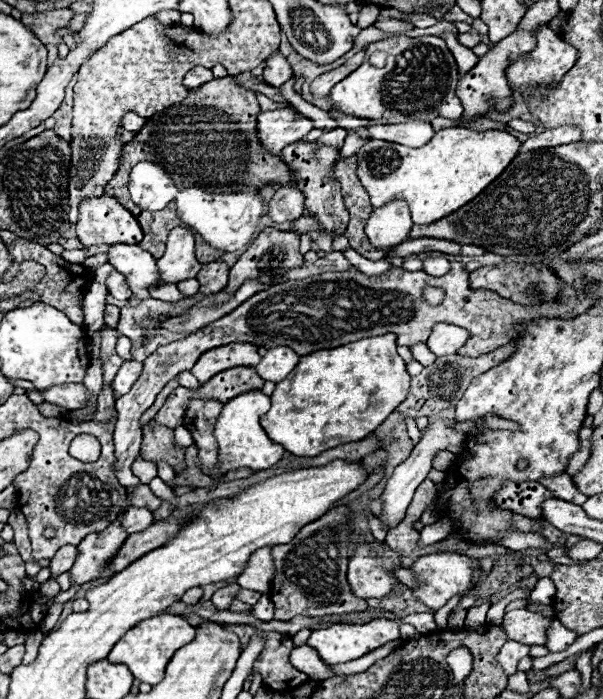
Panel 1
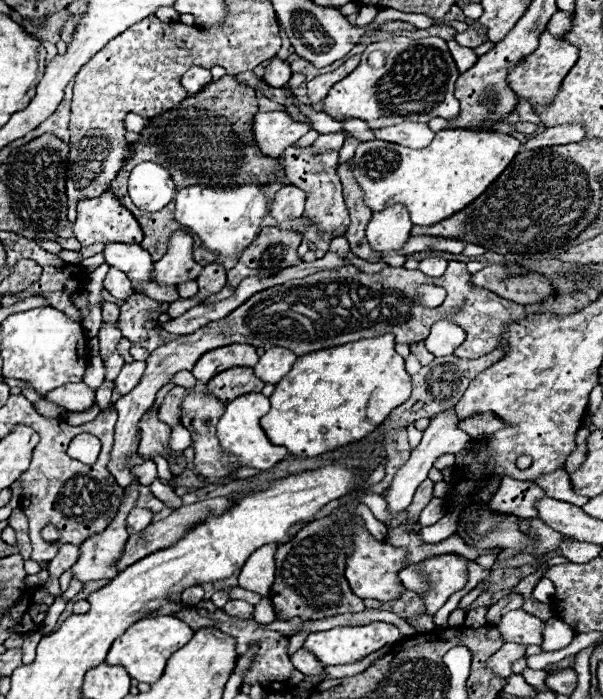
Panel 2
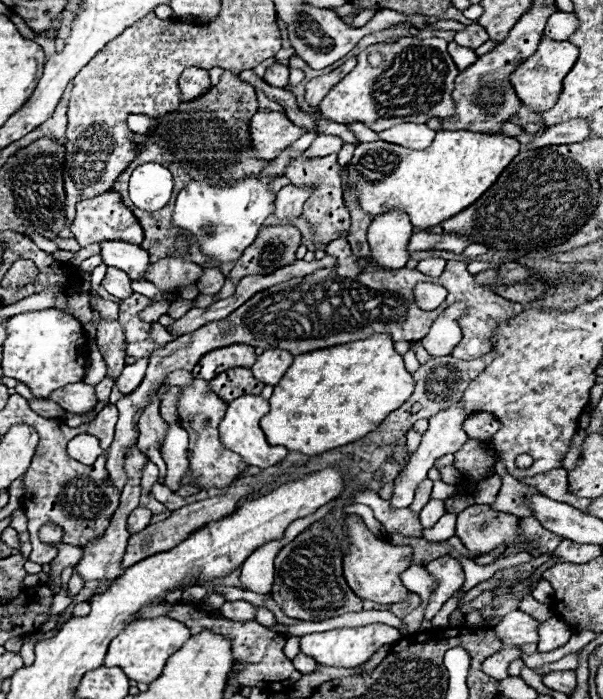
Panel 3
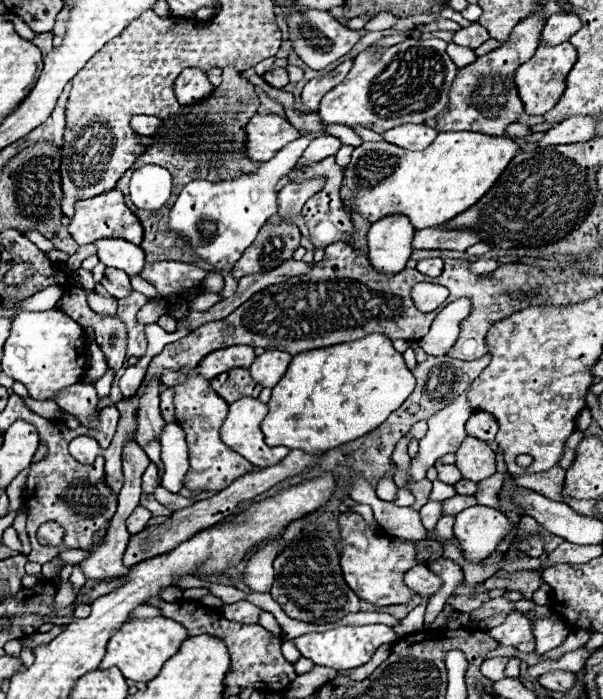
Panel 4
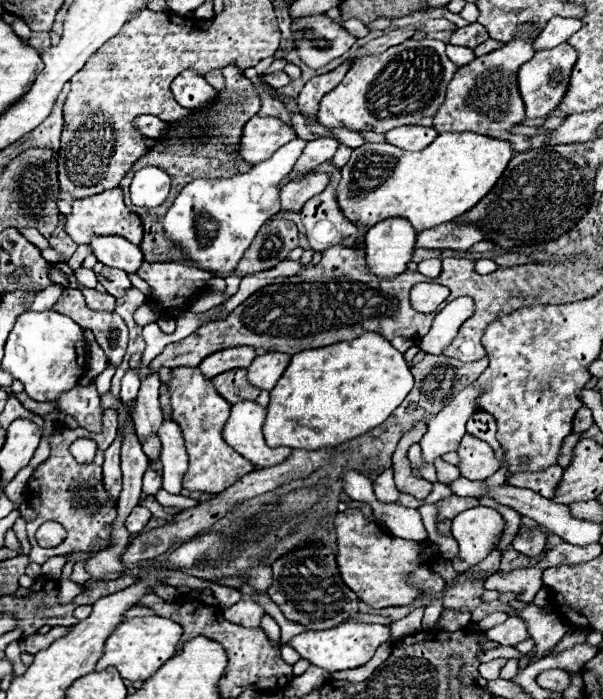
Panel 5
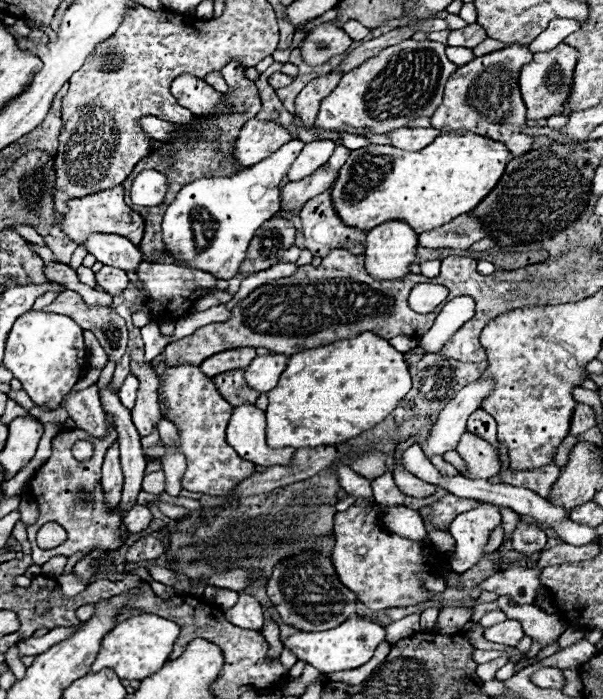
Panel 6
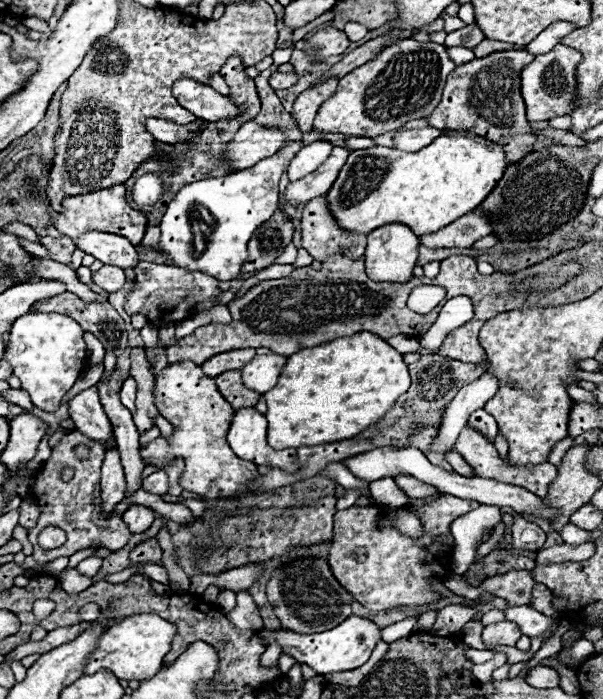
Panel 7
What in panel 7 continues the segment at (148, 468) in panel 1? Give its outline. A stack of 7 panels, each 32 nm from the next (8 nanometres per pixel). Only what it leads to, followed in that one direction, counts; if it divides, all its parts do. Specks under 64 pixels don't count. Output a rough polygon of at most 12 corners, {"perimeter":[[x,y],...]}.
{"perimeter":[[164,470],[142,480],[142,488],[152,494],[166,494],[170,484]]}

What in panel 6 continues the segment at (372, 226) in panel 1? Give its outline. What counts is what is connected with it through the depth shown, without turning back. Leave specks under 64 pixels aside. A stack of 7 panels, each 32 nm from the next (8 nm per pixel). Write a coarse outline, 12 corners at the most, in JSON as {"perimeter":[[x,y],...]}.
{"perimeter":[[400,220],[368,232],[366,272],[410,274],[418,236]]}

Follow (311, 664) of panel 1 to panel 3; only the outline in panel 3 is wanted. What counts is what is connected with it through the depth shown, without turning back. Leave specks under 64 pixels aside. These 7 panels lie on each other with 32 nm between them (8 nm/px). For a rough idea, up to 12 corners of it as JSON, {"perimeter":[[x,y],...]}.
{"perimeter":[[298,654],[294,668],[300,674],[310,674],[316,664],[310,656]]}

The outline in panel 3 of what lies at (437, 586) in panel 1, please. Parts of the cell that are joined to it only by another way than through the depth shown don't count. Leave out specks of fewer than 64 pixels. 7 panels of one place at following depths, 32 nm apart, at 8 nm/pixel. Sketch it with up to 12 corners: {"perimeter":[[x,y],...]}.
{"perimeter":[[450,556],[424,564],[438,578],[430,594],[426,620],[462,588],[464,570]]}

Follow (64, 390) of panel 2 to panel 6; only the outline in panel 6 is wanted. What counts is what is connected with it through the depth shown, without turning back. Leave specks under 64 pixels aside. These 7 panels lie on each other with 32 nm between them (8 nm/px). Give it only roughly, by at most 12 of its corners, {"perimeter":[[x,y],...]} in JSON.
{"perimeter":[[98,386],[64,396],[62,406],[96,438],[108,434]]}

